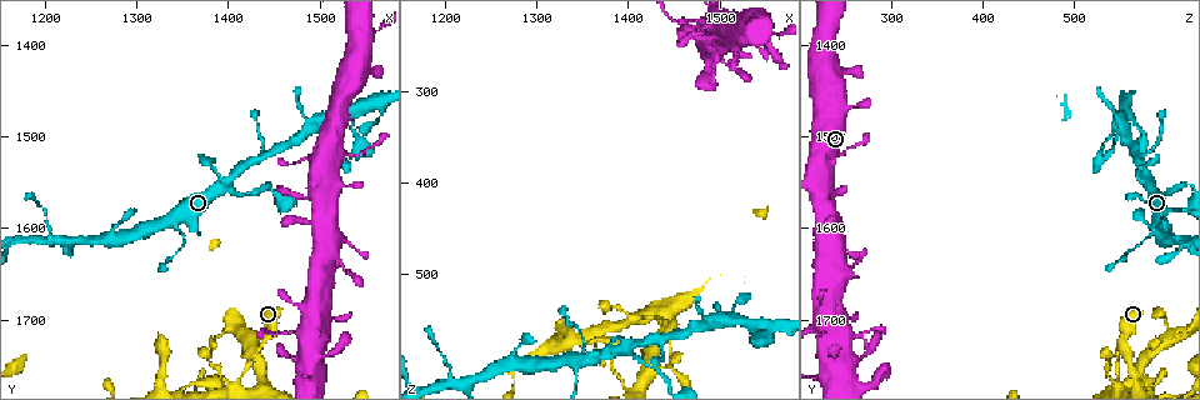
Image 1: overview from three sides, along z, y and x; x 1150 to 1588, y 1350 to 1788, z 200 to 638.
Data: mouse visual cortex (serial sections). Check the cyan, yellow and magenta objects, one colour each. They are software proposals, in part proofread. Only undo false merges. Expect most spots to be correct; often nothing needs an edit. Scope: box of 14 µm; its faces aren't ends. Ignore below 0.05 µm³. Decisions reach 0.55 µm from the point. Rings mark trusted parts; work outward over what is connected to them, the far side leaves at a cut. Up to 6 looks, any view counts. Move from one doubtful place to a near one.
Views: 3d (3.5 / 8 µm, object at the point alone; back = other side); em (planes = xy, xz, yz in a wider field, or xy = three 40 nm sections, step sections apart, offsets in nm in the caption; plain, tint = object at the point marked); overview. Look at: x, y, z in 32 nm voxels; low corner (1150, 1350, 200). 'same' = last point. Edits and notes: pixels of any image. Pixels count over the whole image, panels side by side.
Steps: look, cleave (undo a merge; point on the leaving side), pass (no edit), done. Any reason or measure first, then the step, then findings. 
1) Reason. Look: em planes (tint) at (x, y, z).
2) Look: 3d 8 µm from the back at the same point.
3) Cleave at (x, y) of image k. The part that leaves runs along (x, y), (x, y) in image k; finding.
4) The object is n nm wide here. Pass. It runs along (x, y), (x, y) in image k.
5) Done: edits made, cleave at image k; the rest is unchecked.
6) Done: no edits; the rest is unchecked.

Calibre changes. Look: 3d 3.5 µm at (1510, 1735, 275).

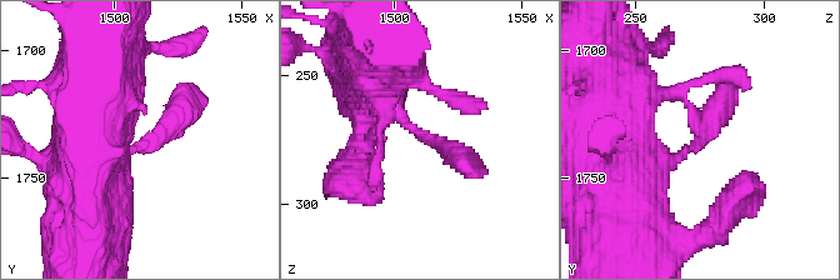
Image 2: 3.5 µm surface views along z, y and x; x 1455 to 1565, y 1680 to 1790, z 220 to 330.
The arms are 300, 500 nm wide. Look: em xy step 2 (tint) at (1510, 1738, 272).

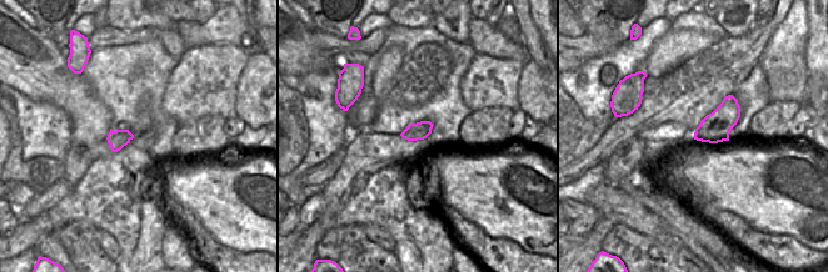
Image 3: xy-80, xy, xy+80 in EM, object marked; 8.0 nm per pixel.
The object is 140 nm wide here. Pass. It runs along (356, 64), (403, 119), (471, 170) in image 2; one cell here.

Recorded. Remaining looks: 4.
Four arms meet. Look: 3d 3.5 µm at (1400, 1555, 585).

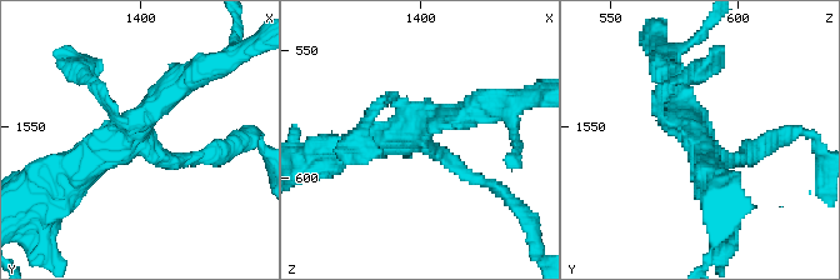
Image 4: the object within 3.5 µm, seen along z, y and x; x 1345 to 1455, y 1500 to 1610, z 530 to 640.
Now the EM. Look: em xy step 3 (tint) at (1402, 1558, 586).

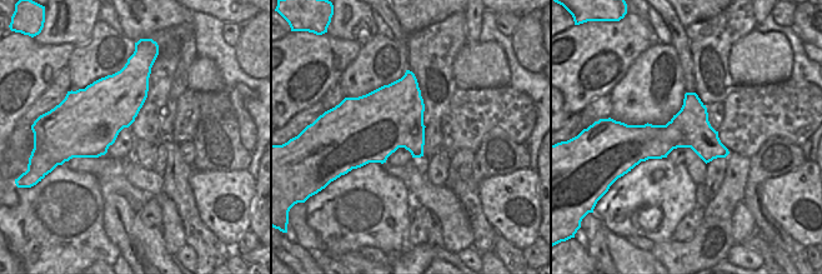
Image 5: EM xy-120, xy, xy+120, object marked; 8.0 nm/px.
4 arms meet here; the arms are 150, 150, 300, 400 nm wide. Pass. It runs along (627, 128), (725, 152) in image 5; all the same cell.

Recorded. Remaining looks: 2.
Thick turns thin. Look: 3d 3.5 µm at (1545, 1505, 575).

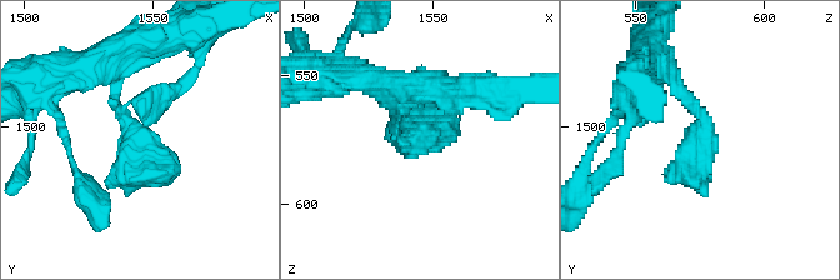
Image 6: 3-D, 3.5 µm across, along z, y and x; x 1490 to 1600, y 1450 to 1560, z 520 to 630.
Shape alone is not enough. Look: em xy step 2 (tint) at (1543, 1505, 575).

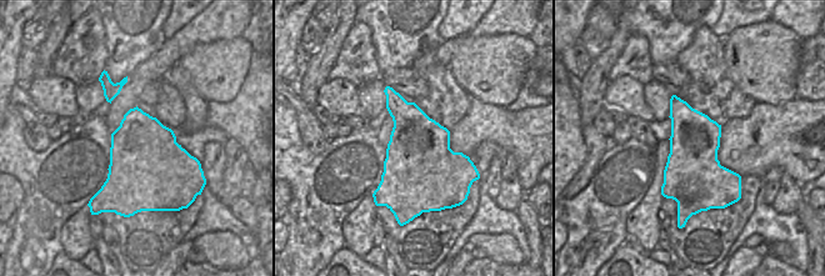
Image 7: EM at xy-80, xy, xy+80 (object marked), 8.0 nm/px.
The object is 600 nm wide here. Pass. It runs along (118, 75), (114, 101), (136, 155), (179, 171) in image 6; all the same cell.

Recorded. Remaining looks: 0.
Done: no edits; the rest is unchecked.

